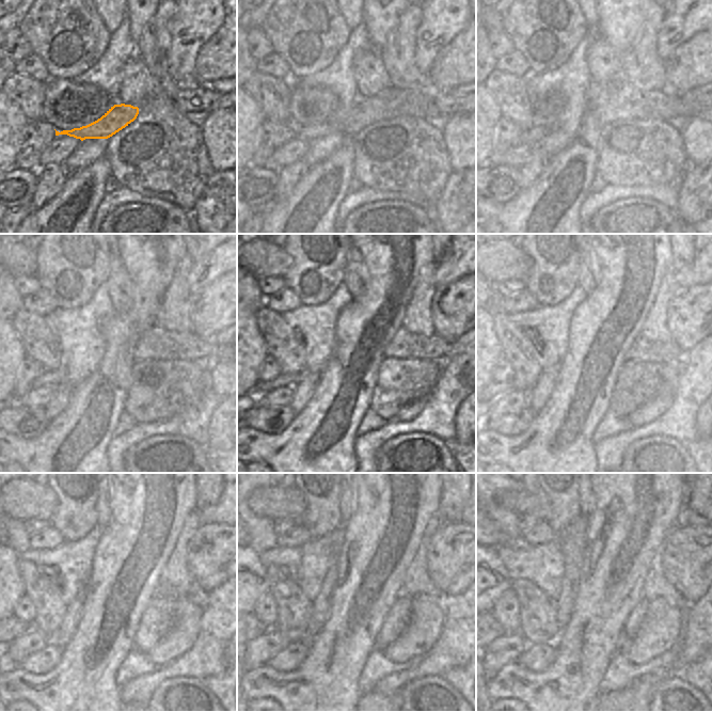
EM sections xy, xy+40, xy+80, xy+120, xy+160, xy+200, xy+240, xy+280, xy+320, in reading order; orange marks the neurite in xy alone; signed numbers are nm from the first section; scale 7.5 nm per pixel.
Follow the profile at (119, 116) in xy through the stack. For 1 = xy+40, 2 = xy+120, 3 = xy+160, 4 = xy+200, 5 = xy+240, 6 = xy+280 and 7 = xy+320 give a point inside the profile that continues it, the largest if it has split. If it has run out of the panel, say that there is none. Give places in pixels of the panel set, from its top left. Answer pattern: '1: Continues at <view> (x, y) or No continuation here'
1: Continues at xy+40 (391, 103)
2: Continues at xy+120 (156, 343)
3: Continues at xy+160 (405, 345)
4: Continues at xy+200 (643, 349)
5: Continues at xy+240 (19, 628)
6: Continues at xy+280 (258, 628)
7: Continues at xy+320 (497, 631).

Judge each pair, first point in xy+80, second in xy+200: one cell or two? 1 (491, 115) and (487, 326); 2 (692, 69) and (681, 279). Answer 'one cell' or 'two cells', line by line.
1: one cell
2: two cells

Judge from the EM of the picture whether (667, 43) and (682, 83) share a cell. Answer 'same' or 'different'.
different

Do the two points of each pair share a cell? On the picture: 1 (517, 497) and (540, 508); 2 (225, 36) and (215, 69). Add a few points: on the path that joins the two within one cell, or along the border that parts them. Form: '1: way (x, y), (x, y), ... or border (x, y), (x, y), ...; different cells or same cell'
1: way (522, 502), (535, 503); same cell
2: way (225, 45), (225, 53), (218, 61); same cell

